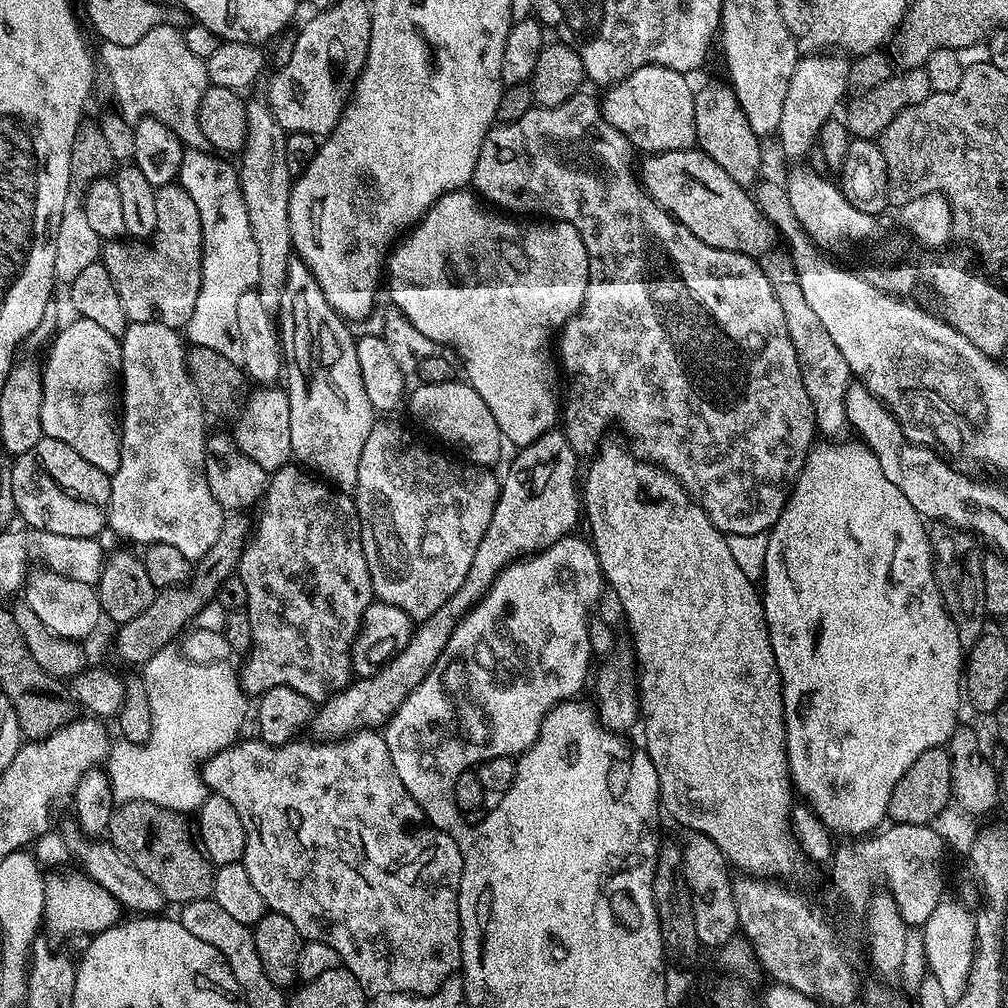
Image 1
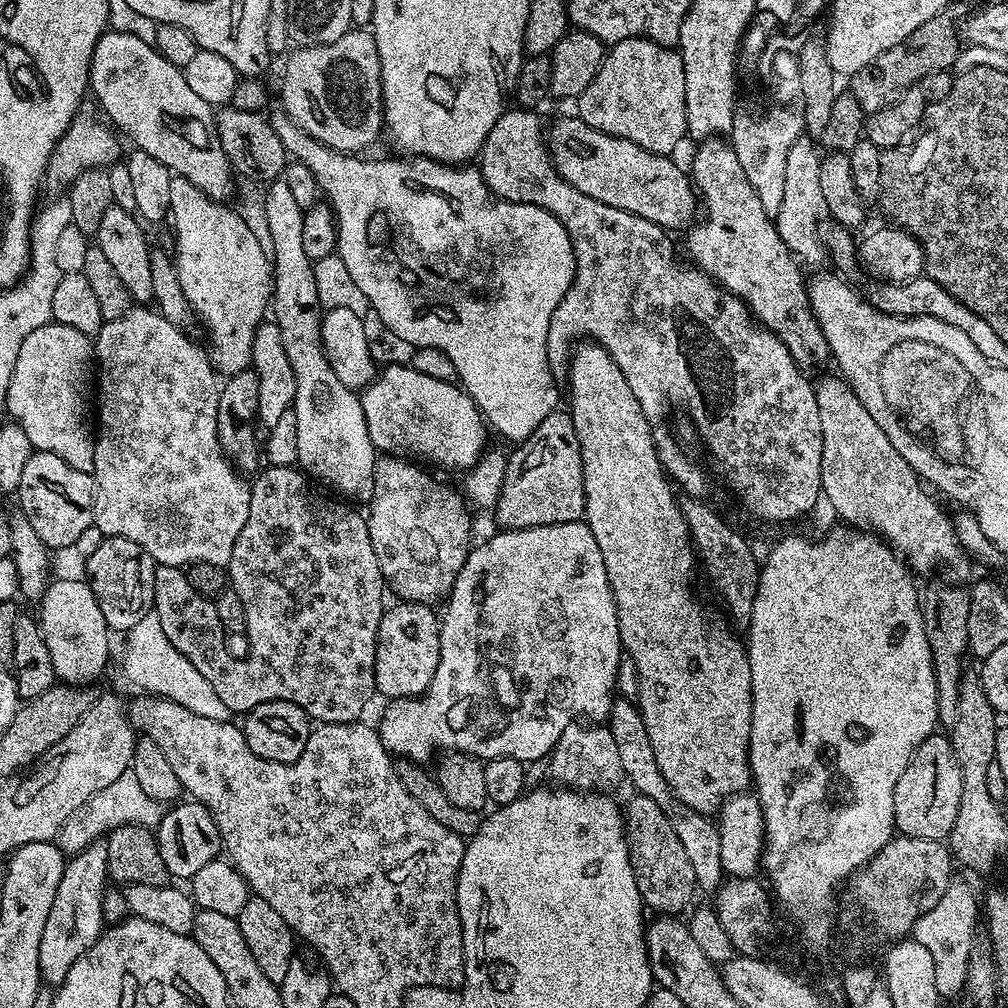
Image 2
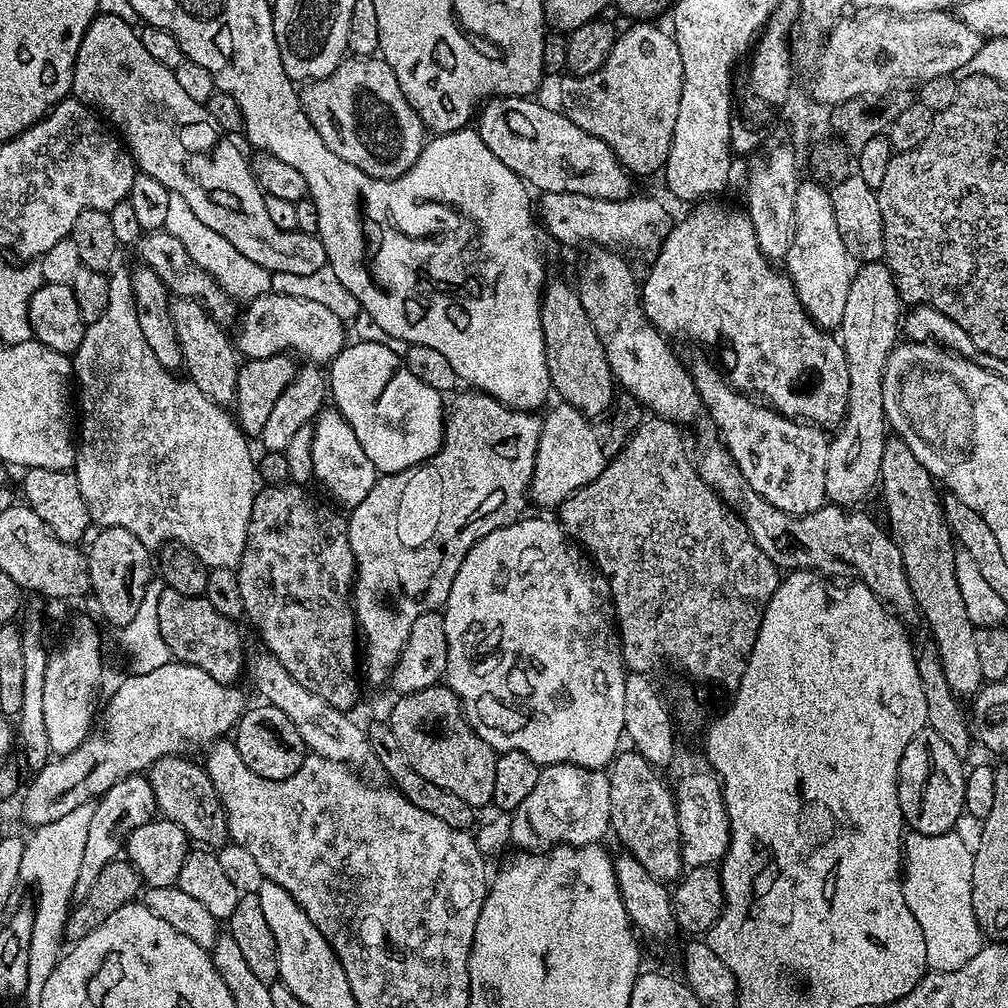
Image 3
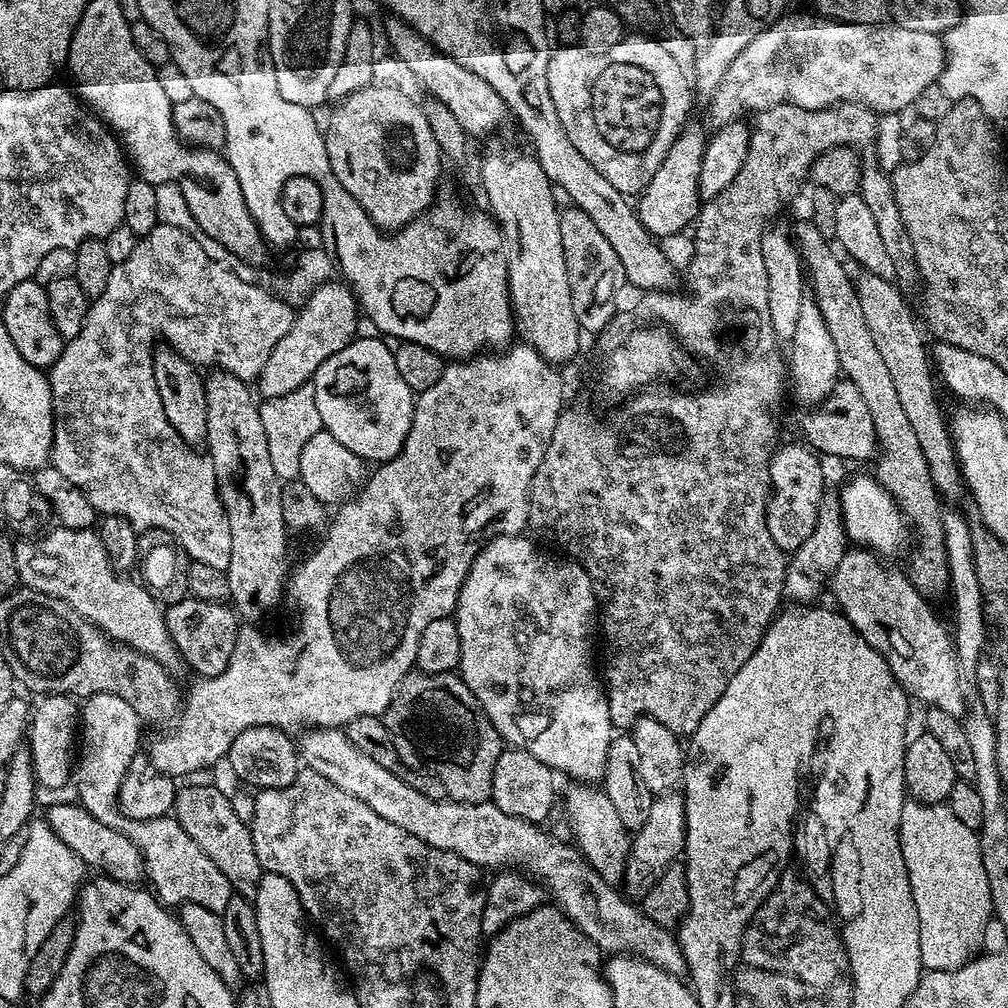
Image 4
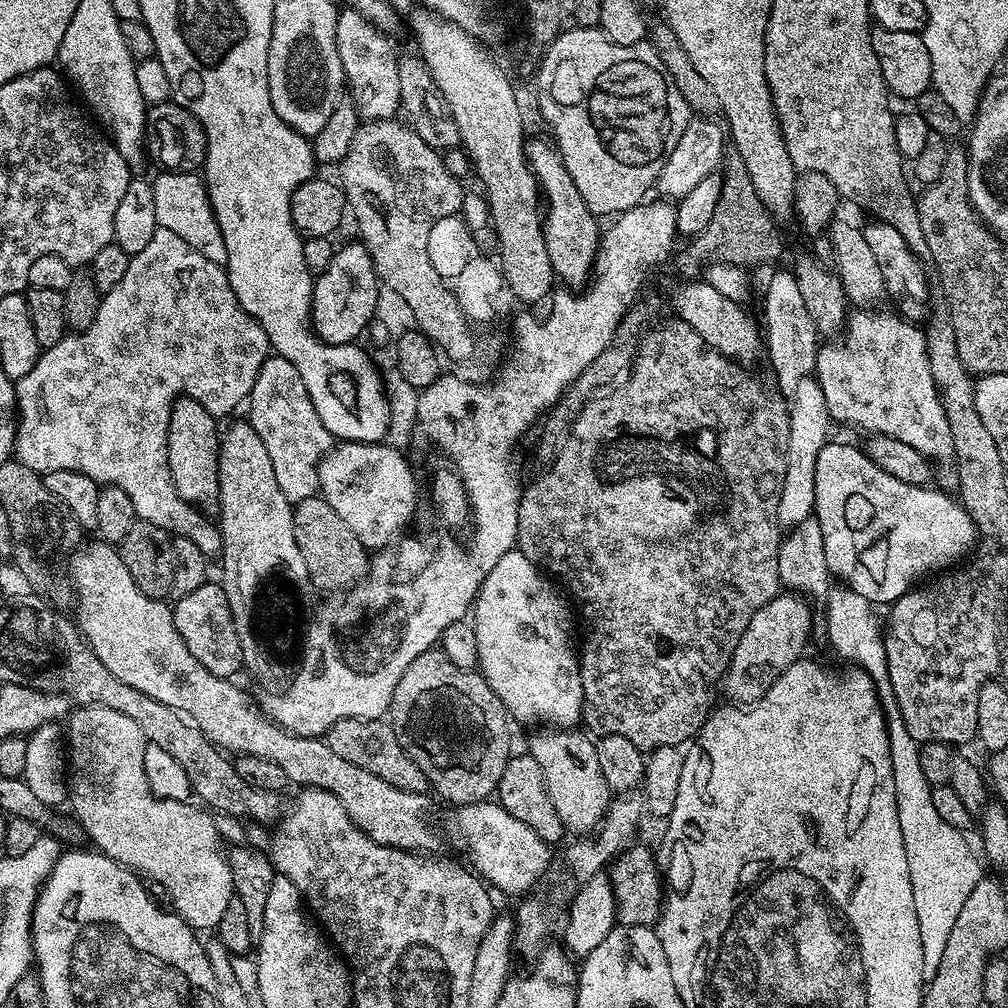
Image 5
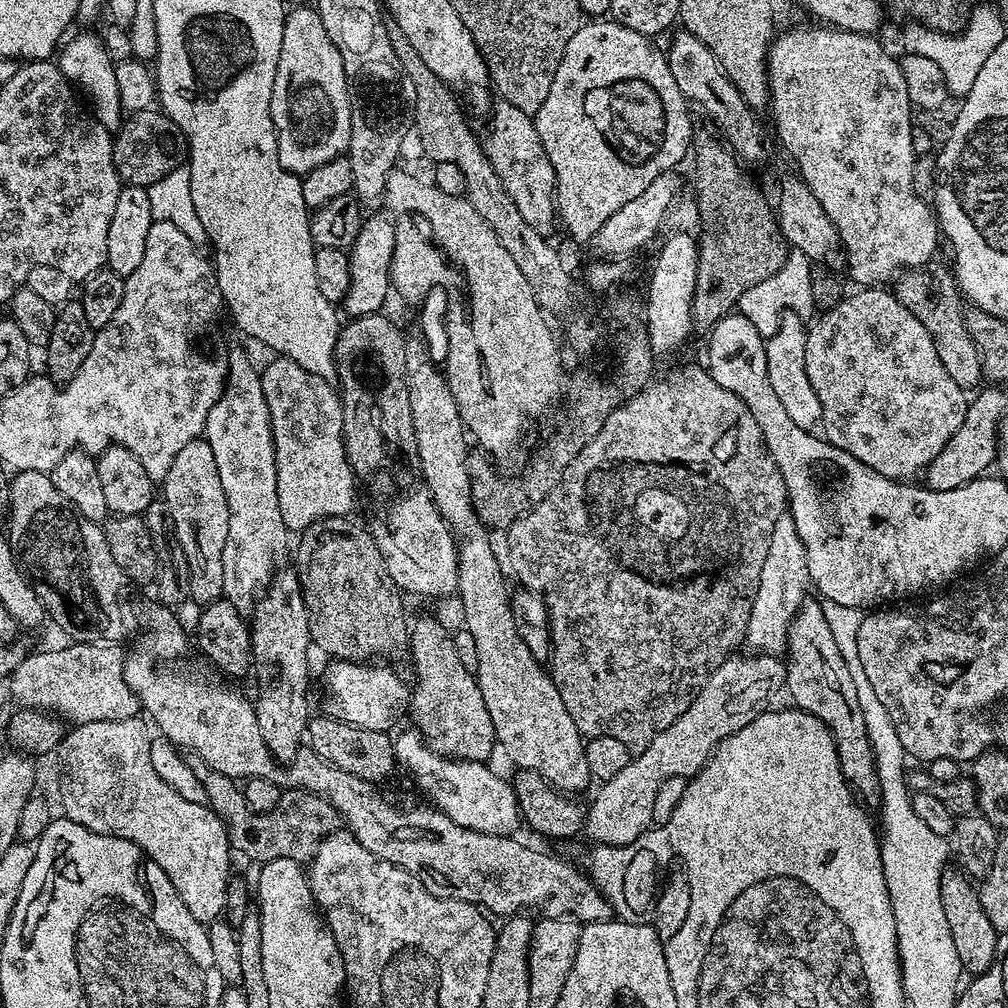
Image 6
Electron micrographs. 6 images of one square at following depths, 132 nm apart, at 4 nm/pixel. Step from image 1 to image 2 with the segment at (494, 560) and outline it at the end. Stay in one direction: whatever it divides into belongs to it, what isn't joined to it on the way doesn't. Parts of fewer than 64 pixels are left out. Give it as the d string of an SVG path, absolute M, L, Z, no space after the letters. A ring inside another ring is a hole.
M557 410L546 418L542 418L538 430L534 430L534 434L530 434L527 440L517 448L520 449L508 456L508 469L502 482L500 498L494 509L496 520L500 523L499 527L504 530L533 528L534 526L550 526L581 519L586 506L584 471L582 470L582 454L571 415L567 411Z

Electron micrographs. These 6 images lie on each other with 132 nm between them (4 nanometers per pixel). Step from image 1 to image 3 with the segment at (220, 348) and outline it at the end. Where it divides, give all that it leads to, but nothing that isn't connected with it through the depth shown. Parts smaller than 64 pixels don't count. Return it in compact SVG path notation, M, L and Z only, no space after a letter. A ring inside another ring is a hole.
M170 192L170 202L166 206L166 222L163 231L169 232L174 238L183 244L187 254L202 270L206 271L220 284L221 289L236 302L247 302L257 300L260 296L268 295L271 286L272 273L262 266L250 262L246 254L238 254L222 234L210 230L210 226L205 226L190 210L186 198L182 194Z

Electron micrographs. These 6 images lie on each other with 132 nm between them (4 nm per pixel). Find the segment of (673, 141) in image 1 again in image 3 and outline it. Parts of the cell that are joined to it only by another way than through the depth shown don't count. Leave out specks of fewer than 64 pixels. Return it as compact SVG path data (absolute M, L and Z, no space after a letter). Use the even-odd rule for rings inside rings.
M636 22L619 33L606 58L606 62L589 76L565 75L560 84L560 104L565 116L586 132L592 134L619 158L622 167L633 177L659 173L670 154L670 142L674 138L674 122L678 122L678 106L682 102L682 54L678 54L676 37L655 28L652 22Z

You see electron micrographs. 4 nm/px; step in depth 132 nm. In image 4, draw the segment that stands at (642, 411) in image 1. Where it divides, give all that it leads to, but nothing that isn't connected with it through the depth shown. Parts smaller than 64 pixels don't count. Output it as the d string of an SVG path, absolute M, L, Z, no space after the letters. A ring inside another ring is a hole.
M788 444L780 449L777 447L768 461L767 483L771 488L768 529L770 538L774 538L780 551L785 554L797 552L802 542L814 534L818 510L826 491L821 457L811 447L800 444Z

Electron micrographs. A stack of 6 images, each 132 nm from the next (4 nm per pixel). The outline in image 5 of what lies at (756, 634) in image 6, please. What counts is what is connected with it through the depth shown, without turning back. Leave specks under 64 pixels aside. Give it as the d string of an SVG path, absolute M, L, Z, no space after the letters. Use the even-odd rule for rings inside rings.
M815 378L798 382L798 390L790 394L788 421L790 438L786 450L786 478L782 482L782 494L778 498L776 515L776 523L784 530L795 528L813 515L816 507L814 470L818 466L818 454L830 443L828 431L834 428L834 421L826 410L826 398L822 398L820 383Z

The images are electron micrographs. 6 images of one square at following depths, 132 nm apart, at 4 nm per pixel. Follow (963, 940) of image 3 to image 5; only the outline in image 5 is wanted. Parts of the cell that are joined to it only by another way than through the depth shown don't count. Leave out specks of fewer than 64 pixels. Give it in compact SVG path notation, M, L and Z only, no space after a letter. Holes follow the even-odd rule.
M832 586L828 589L826 601L828 609L824 612L824 624L828 627L828 640L838 655L851 662L855 667L869 673L872 683L880 697L881 705L886 712L888 726L888 741L890 742L890 758L894 770L894 790L896 791L896 806L898 808L898 826L902 826L902 842L906 846L906 858L910 866L910 886L914 890L914 910L918 910L918 934L922 934L922 958L924 959L924 971L931 974L938 970L938 962L942 962L942 950L946 950L946 941L950 939L950 930L954 930L954 922L966 898L970 898L970 892L974 886L978 886L982 875L980 864L968 845L968 840L963 831L954 826L942 822L938 810L934 810L932 788L928 783L926 774L922 774L920 765L920 745L906 730L906 726L900 717L900 711L895 708L896 699L890 686L888 677L888 663L882 639L882 624L876 621L874 606L862 594L854 594L854 590L843 586Z

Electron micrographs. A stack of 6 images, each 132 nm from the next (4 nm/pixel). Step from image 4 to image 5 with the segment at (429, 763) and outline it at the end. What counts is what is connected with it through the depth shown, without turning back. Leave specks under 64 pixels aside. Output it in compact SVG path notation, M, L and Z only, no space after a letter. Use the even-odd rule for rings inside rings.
M439 647L426 650L406 666L406 674L398 678L398 686L394 686L392 705L388 707L387 719L392 725L394 734L398 734L398 742L402 742L402 750L418 762L422 774L426 774L431 791L437 792L444 800L455 806L479 804L487 801L488 796L500 787L502 770L506 770L509 760L514 755L512 749L512 732L508 729L510 717L504 704L490 690L490 686L479 671L470 668L459 668L446 658Z

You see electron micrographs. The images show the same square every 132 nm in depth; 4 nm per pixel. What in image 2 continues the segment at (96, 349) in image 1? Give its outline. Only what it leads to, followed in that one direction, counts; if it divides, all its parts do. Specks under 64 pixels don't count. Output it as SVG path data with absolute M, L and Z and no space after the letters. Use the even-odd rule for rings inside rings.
M55 322L27 335L10 380L6 412L26 430L38 452L58 454L74 470L91 472L94 466L94 428L88 425L88 383L94 380L94 340Z

